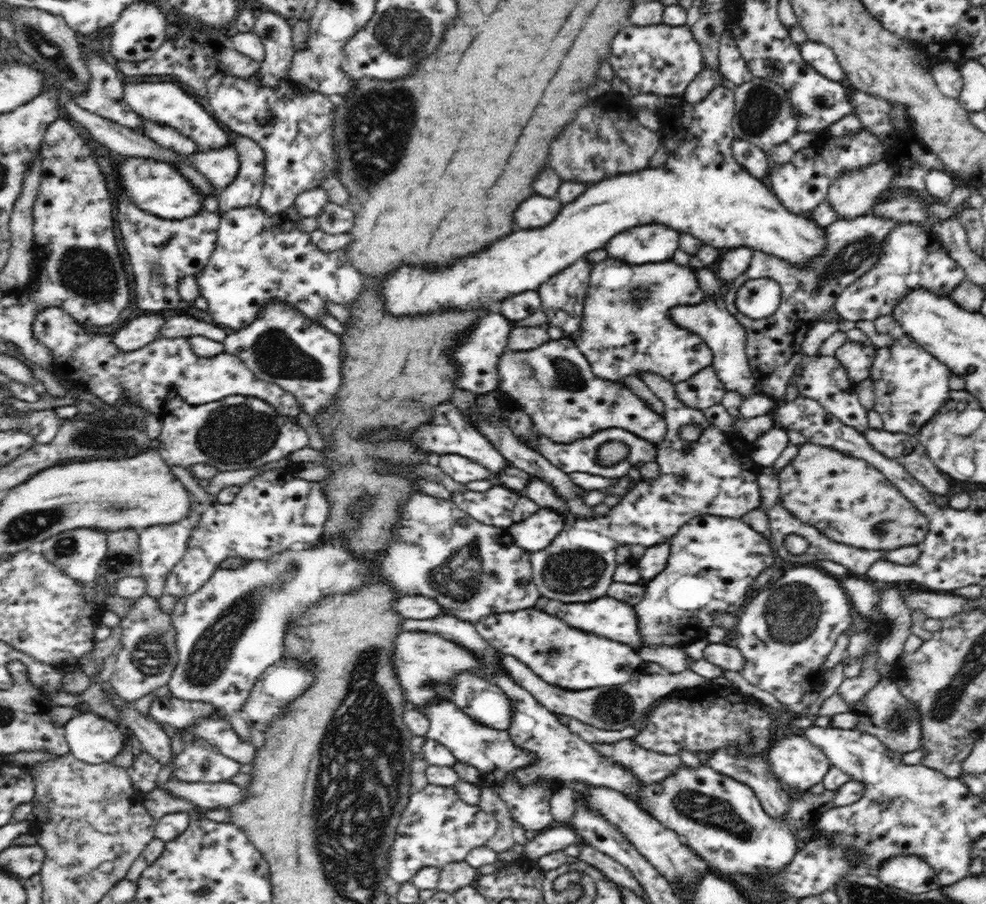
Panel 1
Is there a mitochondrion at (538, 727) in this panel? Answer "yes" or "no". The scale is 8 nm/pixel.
no

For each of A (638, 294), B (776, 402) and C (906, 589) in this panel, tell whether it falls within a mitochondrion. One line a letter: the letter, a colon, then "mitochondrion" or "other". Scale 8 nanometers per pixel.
A: mitochondrion
B: other
C: other

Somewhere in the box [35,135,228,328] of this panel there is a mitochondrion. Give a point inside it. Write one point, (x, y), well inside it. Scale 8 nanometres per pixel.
(88, 272)

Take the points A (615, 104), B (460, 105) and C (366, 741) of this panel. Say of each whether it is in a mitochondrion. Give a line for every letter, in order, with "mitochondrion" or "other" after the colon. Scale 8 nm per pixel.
A: other
B: other
C: mitochondrion

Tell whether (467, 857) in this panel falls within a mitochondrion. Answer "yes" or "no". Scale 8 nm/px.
no

